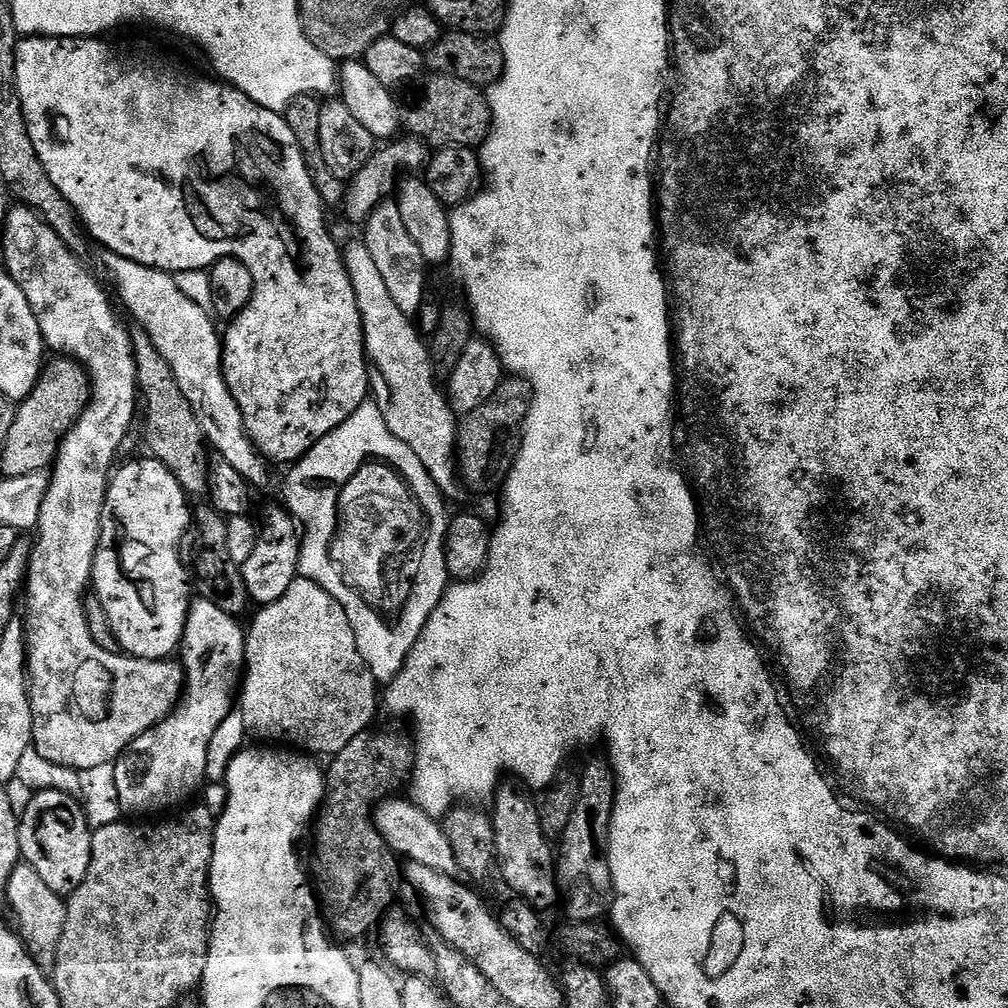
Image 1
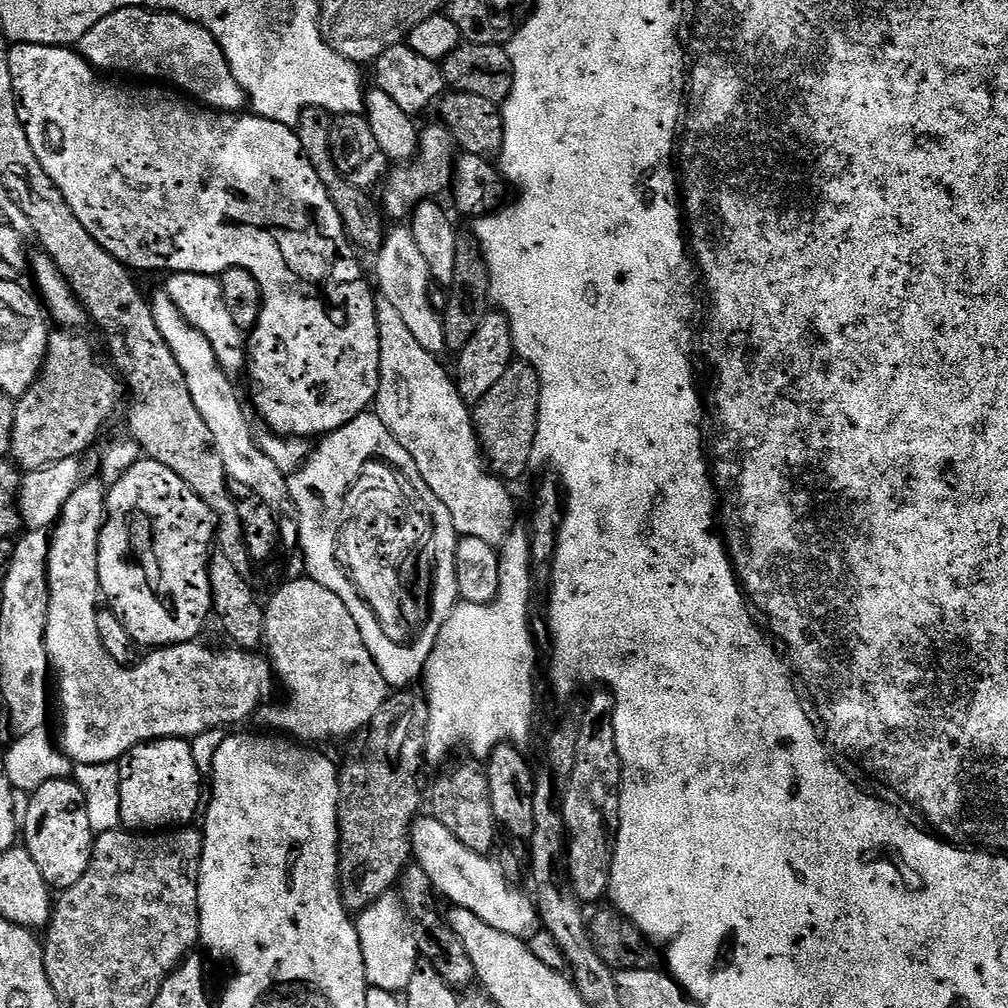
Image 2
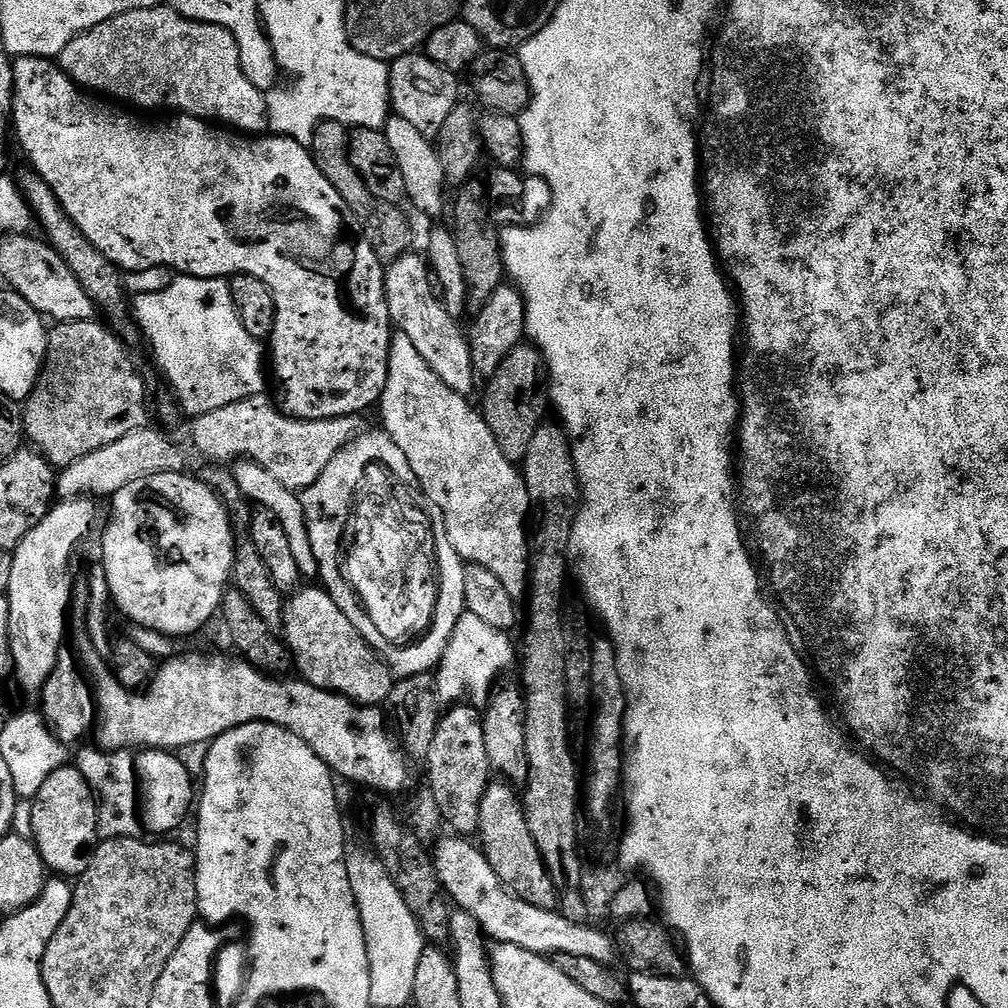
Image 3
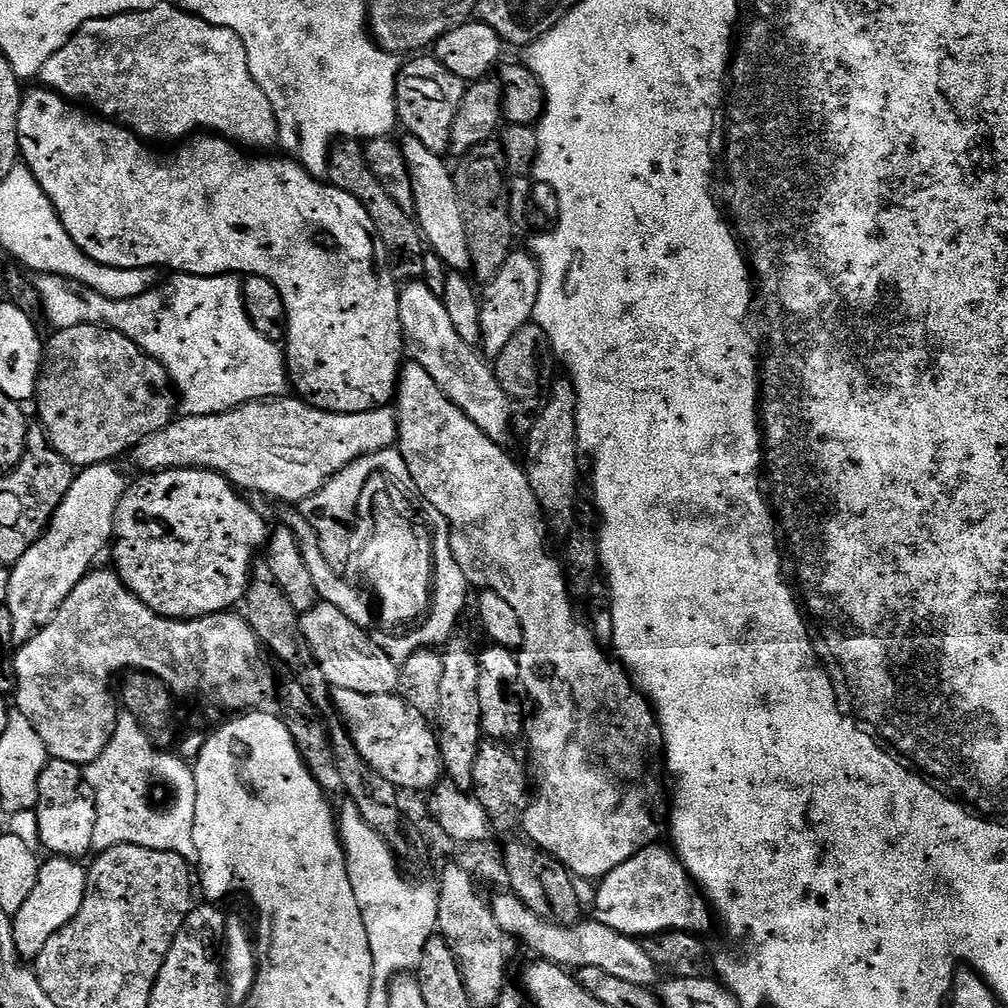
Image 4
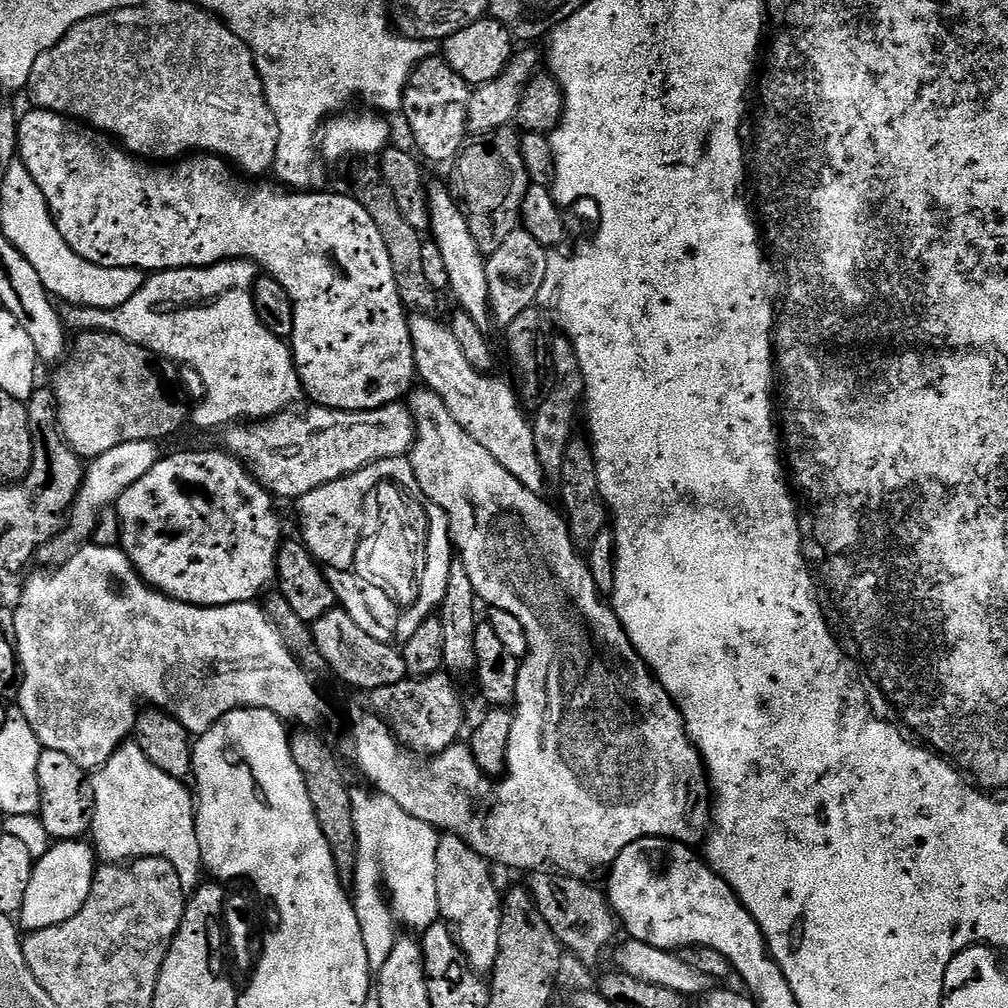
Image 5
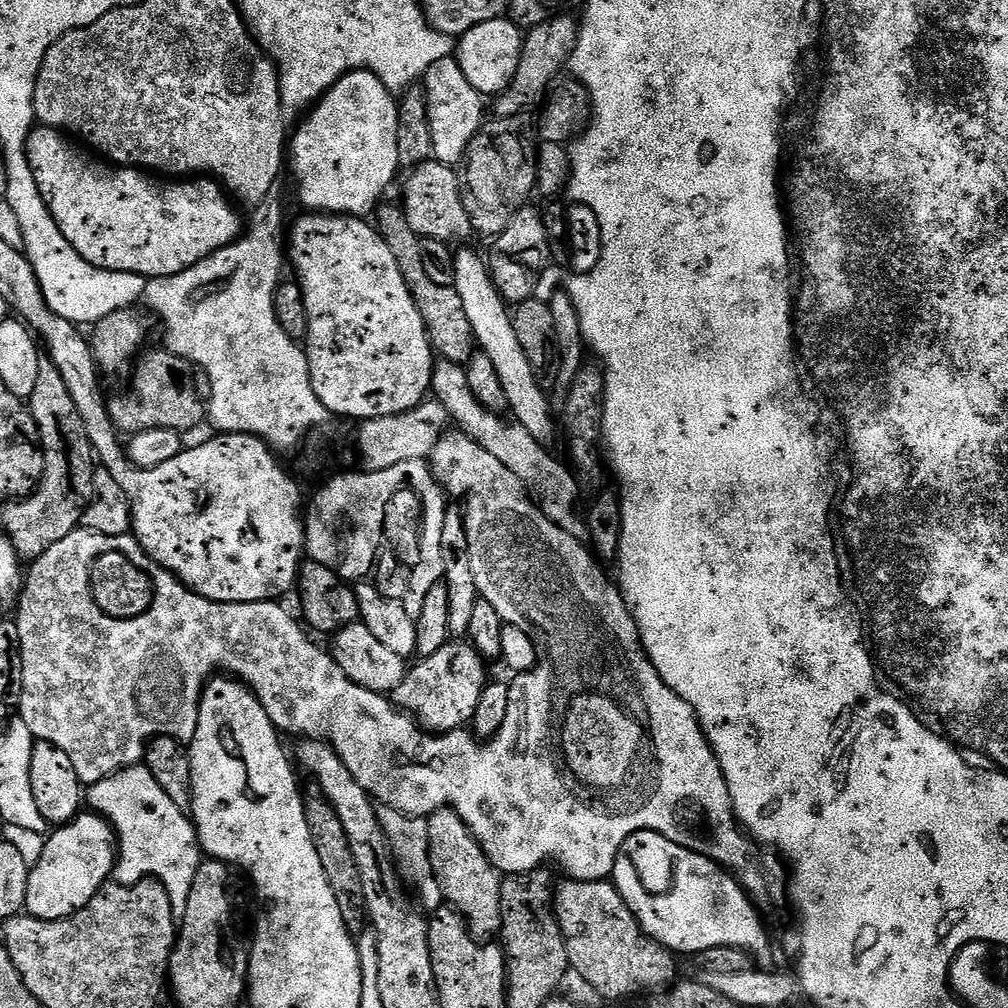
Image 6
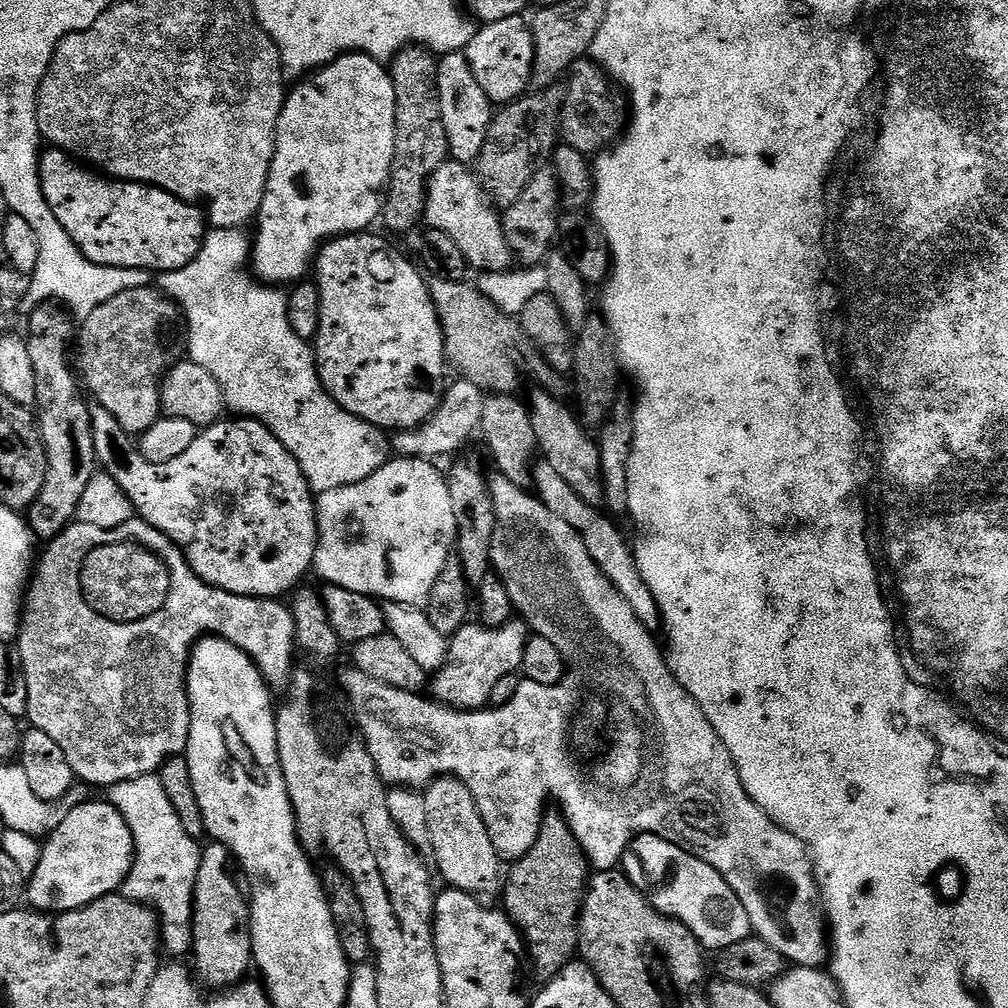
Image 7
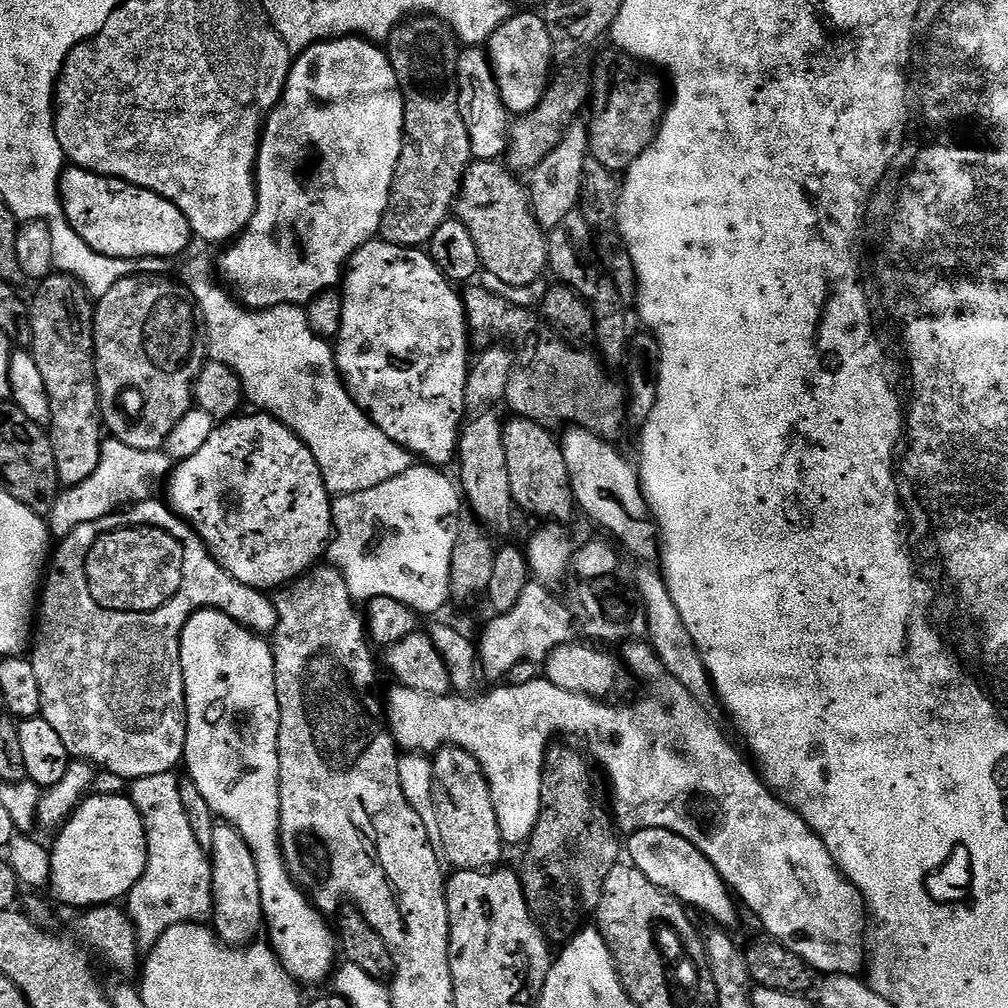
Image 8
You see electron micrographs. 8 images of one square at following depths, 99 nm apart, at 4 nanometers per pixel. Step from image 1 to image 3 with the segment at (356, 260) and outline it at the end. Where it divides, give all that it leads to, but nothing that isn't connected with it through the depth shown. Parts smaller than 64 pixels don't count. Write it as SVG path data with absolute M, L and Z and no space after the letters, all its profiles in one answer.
M397 331L393 335L388 355L388 381L384 387L384 392L380 395L378 405L380 416L384 419L383 431L388 432L390 438L394 438L394 442L398 442L398 450L402 450L402 454L406 454L406 462L410 462L410 470L416 481L420 483L420 489L428 495L430 502L434 502L434 506L438 506L443 517L443 531L448 533L450 542L456 553L460 555L460 559L468 564L478 564L486 570L490 570L490 574L494 574L498 578L498 582L502 582L502 586L506 586L506 594L510 594L520 602L525 599L528 591L528 573L530 571L530 553L528 550L530 513L532 511L530 494L526 490L526 482L521 469L517 465L511 464L506 458L506 454L502 454L498 442L494 442L494 434L490 434L490 426L486 426L483 415L477 409L476 412L472 409L472 402L469 397L450 390L450 386L446 386L446 382L442 382L442 378L438 378L438 374L434 374L434 370L430 370L430 366L426 366L426 358L422 358L422 354L418 354L414 342L410 342L410 338L406 338L406 334Z

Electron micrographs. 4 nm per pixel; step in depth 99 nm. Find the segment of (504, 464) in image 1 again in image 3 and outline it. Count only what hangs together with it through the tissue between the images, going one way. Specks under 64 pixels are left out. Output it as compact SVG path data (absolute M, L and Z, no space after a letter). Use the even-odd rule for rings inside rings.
M521 342L498 366L498 370L487 381L482 415L494 442L506 454L511 464L523 465L526 454L530 454L530 442L545 419L544 411L550 408L550 392L546 387L544 356L531 343ZM544 416L544 417L543 417Z

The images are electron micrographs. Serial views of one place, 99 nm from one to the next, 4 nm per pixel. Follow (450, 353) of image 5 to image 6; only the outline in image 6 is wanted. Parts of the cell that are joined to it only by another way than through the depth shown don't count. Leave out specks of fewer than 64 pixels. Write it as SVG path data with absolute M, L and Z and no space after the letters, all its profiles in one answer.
M437 363L432 374L432 392L435 399L446 406L449 417L455 423L456 420L460 423L457 424L459 431L478 442L478 446L490 450L490 454L494 454L494 458L498 458L498 462L502 462L502 466L506 466L506 470L510 470L510 474L514 474L514 478L518 478L518 482L522 482L522 486L528 489L536 503L548 515L550 522L562 526L562 530L577 538L589 535L585 513L580 513L582 489L577 484L571 467L563 459L555 460L548 453L551 451L545 445L539 444L534 434L530 434L530 430L482 407L472 393L467 371L461 365Z

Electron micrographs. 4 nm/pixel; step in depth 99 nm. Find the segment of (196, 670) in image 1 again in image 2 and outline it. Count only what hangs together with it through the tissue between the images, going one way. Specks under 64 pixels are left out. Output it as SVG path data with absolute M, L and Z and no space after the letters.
M187 739L179 740L150 740L147 744L140 744L136 748L132 748L119 761L120 766L120 793L122 794L122 810L120 811L120 823L128 830L172 830L177 826L188 826L192 819L197 816L202 808L202 800L200 804L200 780L202 773L198 770L198 766L194 762L194 754L192 753L192 745Z

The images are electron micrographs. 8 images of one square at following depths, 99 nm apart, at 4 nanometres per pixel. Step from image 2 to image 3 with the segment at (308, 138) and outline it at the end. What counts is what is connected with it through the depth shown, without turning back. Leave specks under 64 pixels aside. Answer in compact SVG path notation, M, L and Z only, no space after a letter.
M324 120L316 127L310 151L313 158L316 159L318 170L322 170L322 174L326 174L330 186L334 186L334 190L338 190L338 194L342 194L346 206L350 206L350 210L359 215L364 225L364 235L375 246L381 264L387 266L411 249L408 247L412 244L412 224L404 217L405 209L403 207L390 202L382 202L378 198L374 198L374 194L370 194L366 182L362 182L362 178L354 170L348 157L349 135L349 125L337 120Z

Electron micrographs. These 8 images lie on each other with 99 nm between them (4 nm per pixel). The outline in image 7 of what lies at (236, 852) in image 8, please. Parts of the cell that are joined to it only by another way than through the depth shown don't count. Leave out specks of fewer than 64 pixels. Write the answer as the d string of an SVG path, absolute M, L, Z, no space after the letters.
M215 842L209 843L209 848L205 847L203 849L200 858L200 869L198 870L198 878L196 879L196 893L194 894L194 902L192 903L192 951L191 955L196 956L196 968L194 964L194 972L198 977L199 983L203 985L205 989L208 990L227 990L243 981L244 976L248 972L248 967L251 969L253 967L254 961L252 958L252 909L250 907L249 897L246 895L245 889L239 888L236 885L236 880L232 877L232 864L234 868L234 857L231 852L229 852L228 847L225 844L217 844Z

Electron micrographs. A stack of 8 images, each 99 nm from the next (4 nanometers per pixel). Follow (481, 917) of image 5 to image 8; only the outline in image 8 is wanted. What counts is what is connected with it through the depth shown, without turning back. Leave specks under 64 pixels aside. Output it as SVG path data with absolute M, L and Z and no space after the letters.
M445 746L435 753L432 760L432 805L434 836L443 859L447 863L449 860L453 869L483 872L495 869L501 863L500 855L506 851L506 845L500 837L488 780L478 761L466 750Z

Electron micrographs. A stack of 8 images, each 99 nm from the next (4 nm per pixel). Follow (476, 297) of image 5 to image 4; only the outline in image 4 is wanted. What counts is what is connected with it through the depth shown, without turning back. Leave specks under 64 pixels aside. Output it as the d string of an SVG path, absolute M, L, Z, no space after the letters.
M405 135L403 139L404 157L410 170L410 186L414 186L414 219L420 225L427 247L438 254L448 270L467 273L472 266L468 231L464 225L453 169L444 165L445 157L441 153L430 150L430 146L418 142L418 138Z

